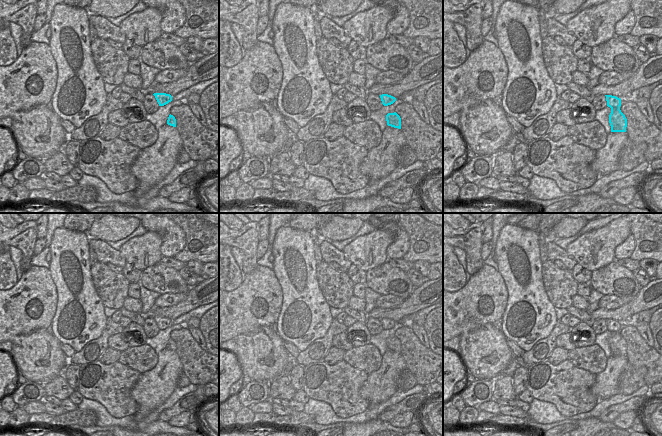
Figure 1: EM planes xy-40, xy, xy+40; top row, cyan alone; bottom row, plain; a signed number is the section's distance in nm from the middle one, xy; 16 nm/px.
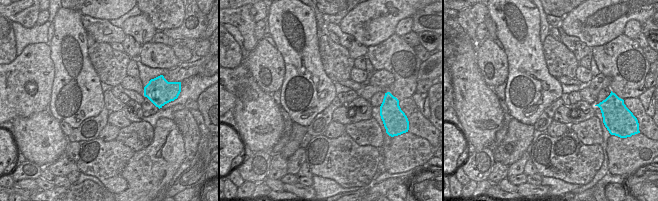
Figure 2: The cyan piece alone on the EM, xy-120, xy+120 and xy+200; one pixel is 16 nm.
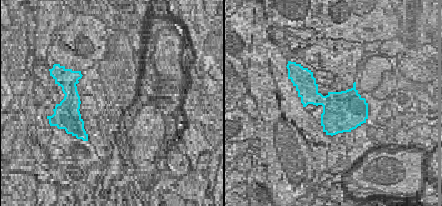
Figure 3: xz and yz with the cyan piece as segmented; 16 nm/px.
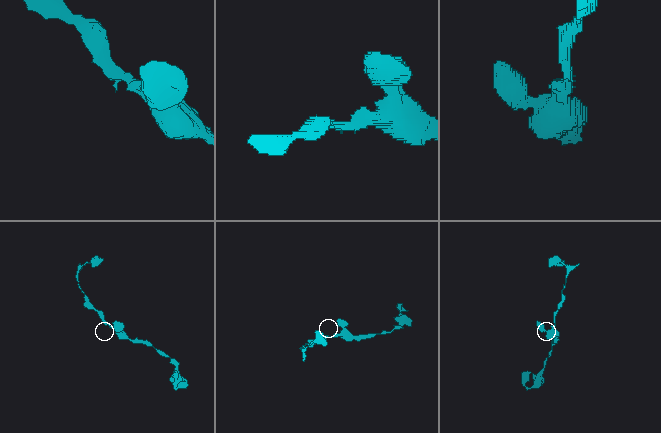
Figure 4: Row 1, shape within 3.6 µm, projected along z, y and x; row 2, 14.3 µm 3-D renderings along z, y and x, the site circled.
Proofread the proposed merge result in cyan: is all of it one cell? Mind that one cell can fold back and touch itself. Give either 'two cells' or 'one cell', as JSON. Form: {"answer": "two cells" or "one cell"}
{"answer": "one cell"}

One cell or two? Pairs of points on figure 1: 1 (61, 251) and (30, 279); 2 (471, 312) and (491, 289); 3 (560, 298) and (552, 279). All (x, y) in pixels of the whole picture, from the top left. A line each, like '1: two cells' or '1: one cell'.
1: two cells
2: one cell
3: one cell

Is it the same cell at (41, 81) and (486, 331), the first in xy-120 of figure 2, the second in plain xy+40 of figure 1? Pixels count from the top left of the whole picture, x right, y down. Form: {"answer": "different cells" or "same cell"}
{"answer": "different cells"}

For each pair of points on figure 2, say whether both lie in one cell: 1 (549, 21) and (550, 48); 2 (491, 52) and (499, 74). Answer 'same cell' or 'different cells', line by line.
1: different cells
2: same cell

